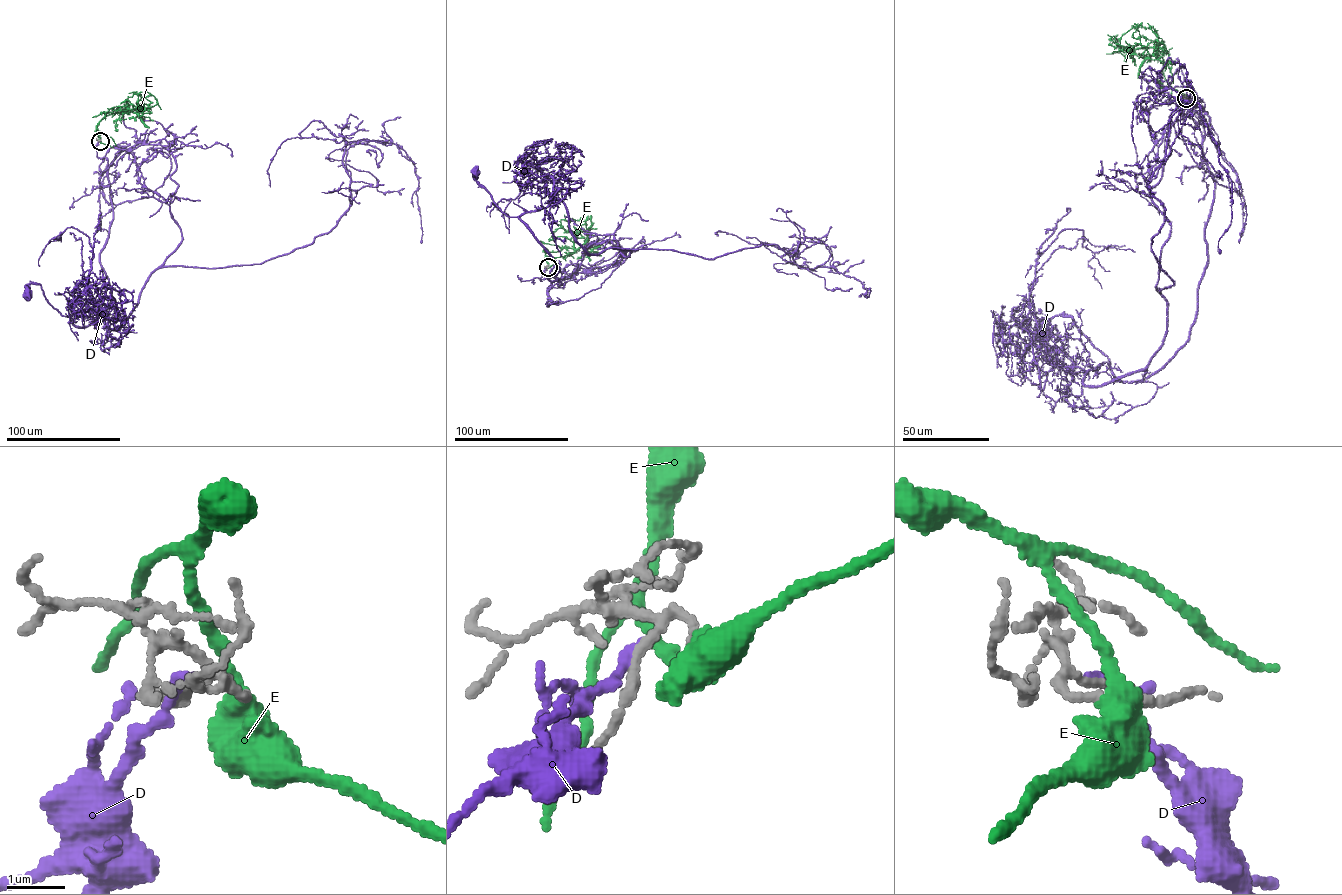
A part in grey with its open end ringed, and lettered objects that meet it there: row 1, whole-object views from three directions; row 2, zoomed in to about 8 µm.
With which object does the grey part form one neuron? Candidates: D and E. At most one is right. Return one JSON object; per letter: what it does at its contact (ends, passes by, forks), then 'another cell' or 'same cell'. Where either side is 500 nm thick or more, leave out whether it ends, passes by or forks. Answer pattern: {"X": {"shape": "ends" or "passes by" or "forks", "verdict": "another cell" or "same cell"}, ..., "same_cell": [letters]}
{"D": {"shape": "ends", "verdict": "another cell"}, "E": {"shape": "passes by", "verdict": "another cell"}, "same_cell": []}

